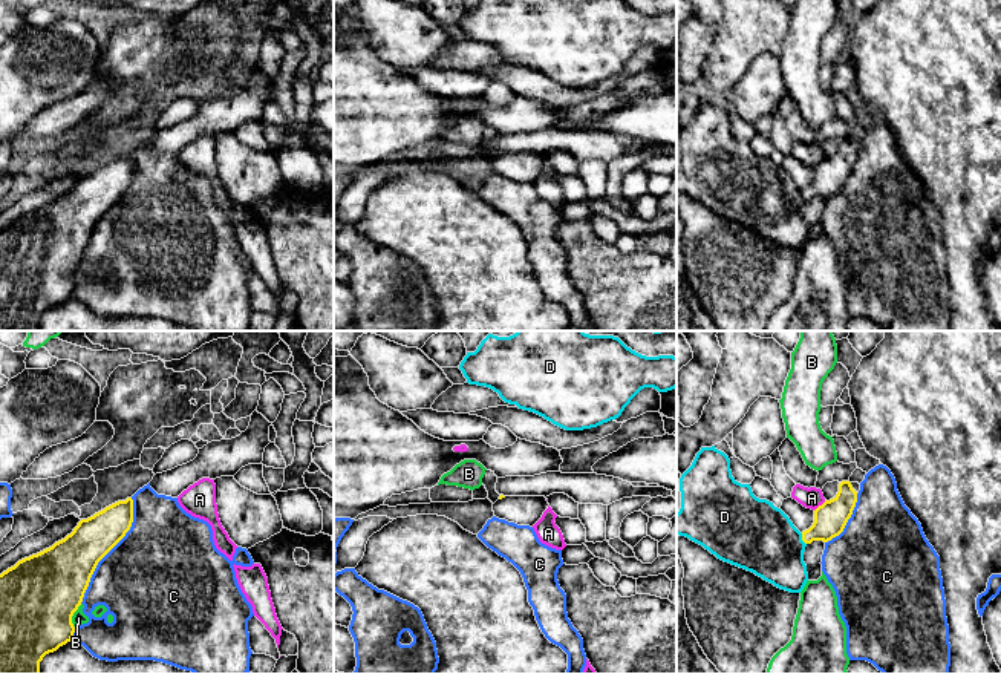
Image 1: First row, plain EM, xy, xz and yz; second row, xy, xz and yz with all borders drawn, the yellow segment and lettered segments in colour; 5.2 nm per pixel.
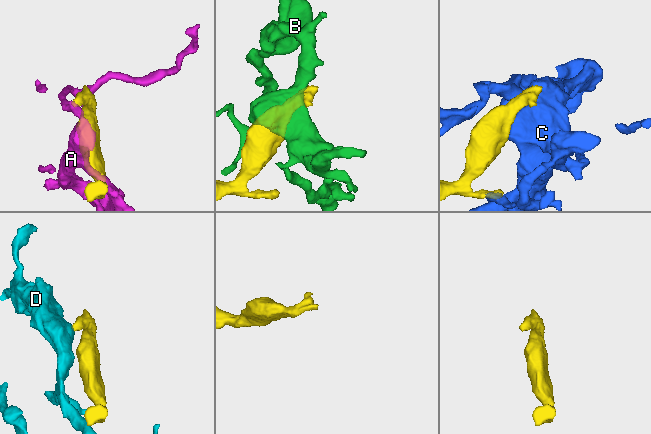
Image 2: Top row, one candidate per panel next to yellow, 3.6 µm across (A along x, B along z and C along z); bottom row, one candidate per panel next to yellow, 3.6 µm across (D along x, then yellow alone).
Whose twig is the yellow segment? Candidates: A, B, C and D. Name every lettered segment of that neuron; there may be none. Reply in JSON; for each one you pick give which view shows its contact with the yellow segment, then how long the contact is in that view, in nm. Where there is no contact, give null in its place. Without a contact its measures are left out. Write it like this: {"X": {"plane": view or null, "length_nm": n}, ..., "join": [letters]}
{"join": []}

